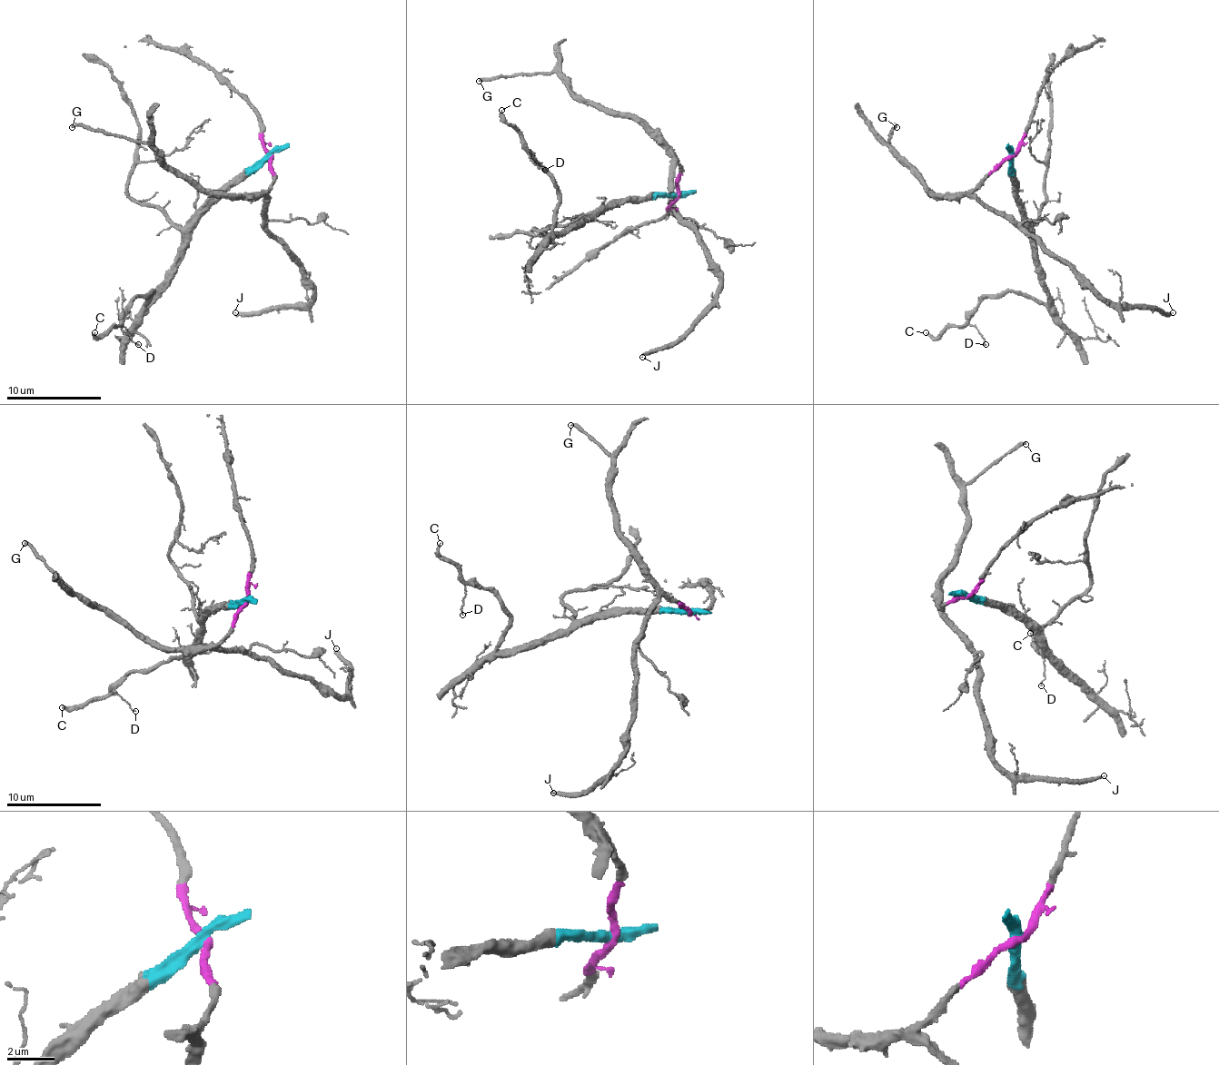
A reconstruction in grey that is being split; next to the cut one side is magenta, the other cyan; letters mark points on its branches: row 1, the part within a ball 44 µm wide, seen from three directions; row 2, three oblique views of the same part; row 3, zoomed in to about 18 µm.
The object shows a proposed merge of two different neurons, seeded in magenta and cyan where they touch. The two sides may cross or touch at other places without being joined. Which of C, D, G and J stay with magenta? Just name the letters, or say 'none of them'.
G, J

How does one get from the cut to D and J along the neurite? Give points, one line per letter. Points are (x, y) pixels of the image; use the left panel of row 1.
D: (270, 156), (218, 199), (177, 271), (146, 303), (151, 291), (142, 294), (123, 322), (139, 344)
J: (270, 156), (272, 182), (268, 194), (265, 225), (296, 258), (312, 296), (306, 303), (234, 313)

